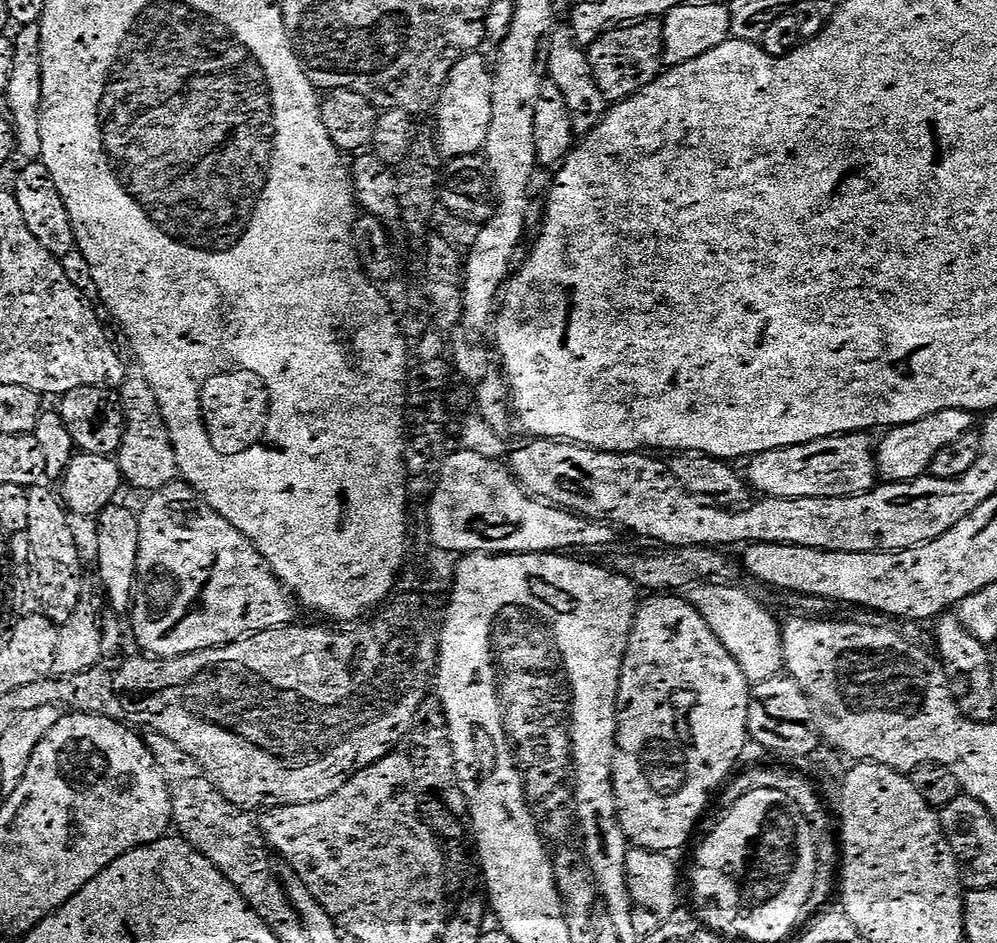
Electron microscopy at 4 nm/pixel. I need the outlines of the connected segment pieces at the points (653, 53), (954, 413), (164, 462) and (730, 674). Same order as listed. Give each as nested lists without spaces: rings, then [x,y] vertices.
[[[649,18],[629,23],[603,32],[587,49],[593,76],[608,102],[628,100],[653,84],[665,71],[666,49],[664,46],[664,26],[659,19]]]
[[[947,408],[938,410],[938,414],[930,414],[918,422],[898,424],[887,429],[884,436],[876,444],[876,470],[885,481],[899,482],[923,476],[928,472],[930,462],[934,462],[934,454],[950,446],[950,442],[962,438],[962,434],[973,431],[973,413],[965,408]]]
[[[133,367],[125,375],[124,383],[118,389],[119,398],[124,408],[126,427],[118,451],[120,475],[136,488],[141,488],[144,494],[157,492],[162,486],[177,483],[180,467],[176,451],[170,438],[167,422],[162,418],[156,392],[148,381],[143,368]]]
[[[652,594],[647,598],[641,599],[636,609],[636,618],[632,633],[628,636],[628,645],[626,646],[626,654],[622,662],[622,674],[620,675],[620,685],[618,686],[618,694],[616,695],[616,754],[612,762],[612,790],[616,798],[616,815],[620,817],[620,828],[624,831],[625,837],[637,848],[649,848],[652,852],[663,852],[665,854],[675,853],[675,848],[680,848],[692,836],[692,831],[696,828],[696,823],[700,820],[700,815],[704,812],[704,807],[708,804],[708,799],[712,796],[712,791],[727,778],[733,775],[732,767],[736,764],[736,759],[744,752],[744,743],[749,743],[748,735],[748,698],[750,695],[750,682],[742,674],[742,670],[738,666],[738,662],[726,650],[726,646],[722,646],[722,642],[710,630],[710,626],[706,622],[706,618],[702,618],[702,614],[687,599],[683,600],[680,594]]]

